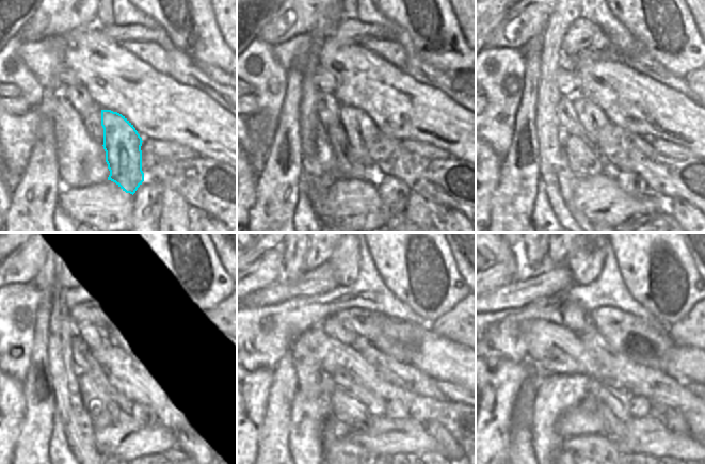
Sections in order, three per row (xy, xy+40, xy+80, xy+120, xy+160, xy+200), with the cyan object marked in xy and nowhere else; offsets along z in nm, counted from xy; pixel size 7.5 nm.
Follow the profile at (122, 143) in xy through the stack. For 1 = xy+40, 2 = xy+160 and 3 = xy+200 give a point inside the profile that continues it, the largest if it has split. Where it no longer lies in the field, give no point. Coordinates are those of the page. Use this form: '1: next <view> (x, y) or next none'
1: next xy+40 (359, 129)
2: next xy+160 (334, 326)
3: next xy+200 (577, 319)

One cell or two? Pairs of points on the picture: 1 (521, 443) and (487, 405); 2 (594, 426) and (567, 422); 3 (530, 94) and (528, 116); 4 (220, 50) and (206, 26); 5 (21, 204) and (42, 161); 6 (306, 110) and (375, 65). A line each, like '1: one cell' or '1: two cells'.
1: two cells
2: one cell
3: one cell
4: one cell
5: one cell
6: two cells

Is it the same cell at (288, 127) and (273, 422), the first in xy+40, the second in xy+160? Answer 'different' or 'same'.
same

